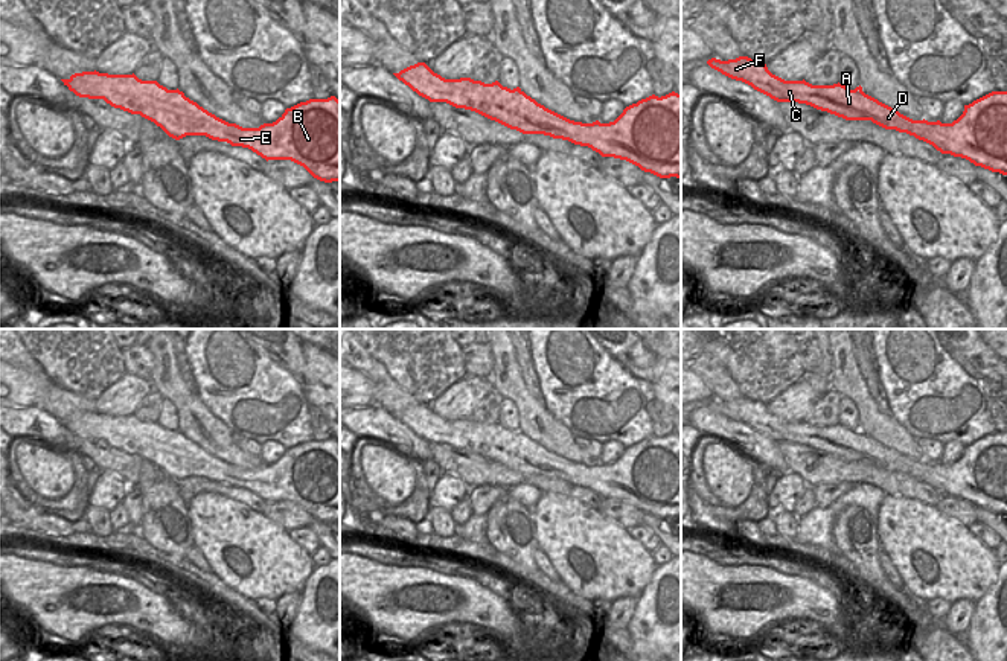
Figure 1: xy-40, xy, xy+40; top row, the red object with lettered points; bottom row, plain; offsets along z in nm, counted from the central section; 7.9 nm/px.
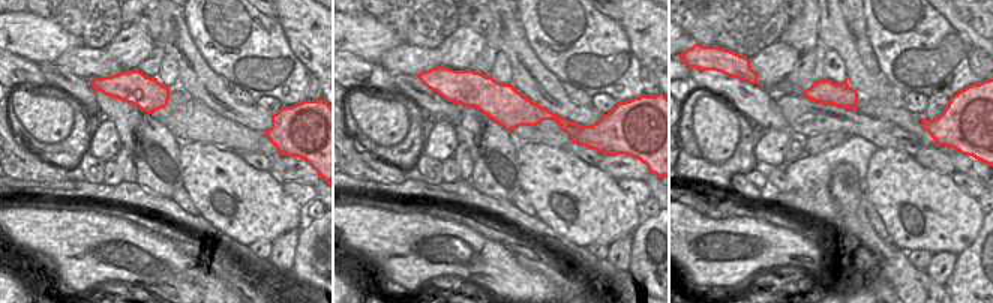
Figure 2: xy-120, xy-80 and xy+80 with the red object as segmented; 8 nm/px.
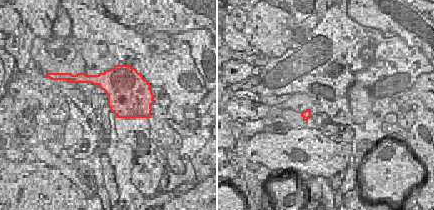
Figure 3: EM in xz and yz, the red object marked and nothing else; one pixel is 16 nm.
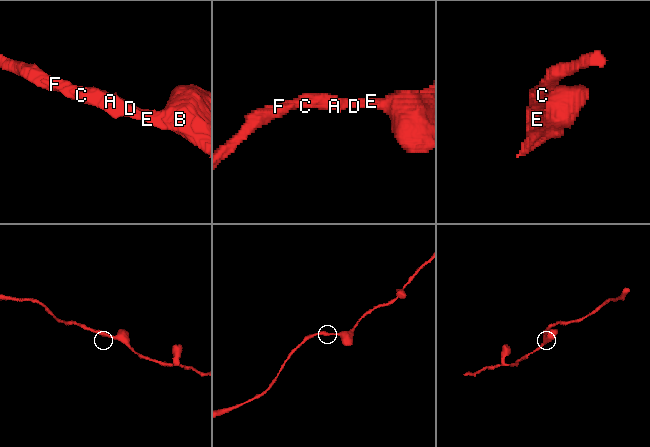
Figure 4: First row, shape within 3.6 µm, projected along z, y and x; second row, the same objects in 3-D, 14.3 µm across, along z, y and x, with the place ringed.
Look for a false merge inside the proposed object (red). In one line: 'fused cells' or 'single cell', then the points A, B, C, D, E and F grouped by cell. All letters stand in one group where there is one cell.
single cell | A B C D E F

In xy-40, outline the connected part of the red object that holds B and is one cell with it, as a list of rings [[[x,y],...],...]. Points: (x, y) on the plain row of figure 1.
[[[75,414],[61,420],[79,439],[104,440],[114,449],[154,463],[169,478],[206,477],[232,487],[248,489],[262,500],[291,501],[314,519],[340,522],[340,442],[300,443],[273,465],[242,469],[209,454],[183,433],[133,416]]]

